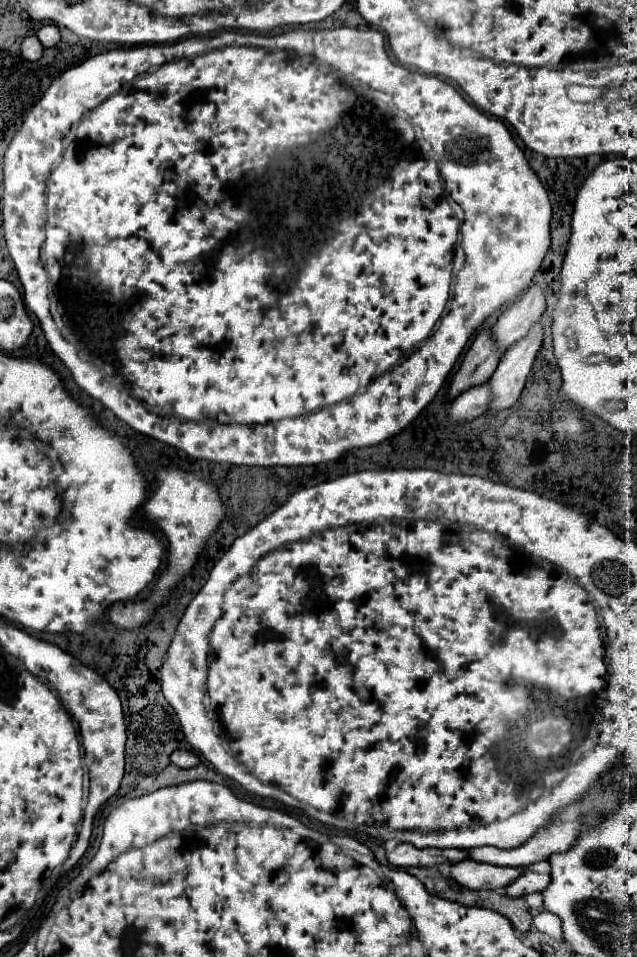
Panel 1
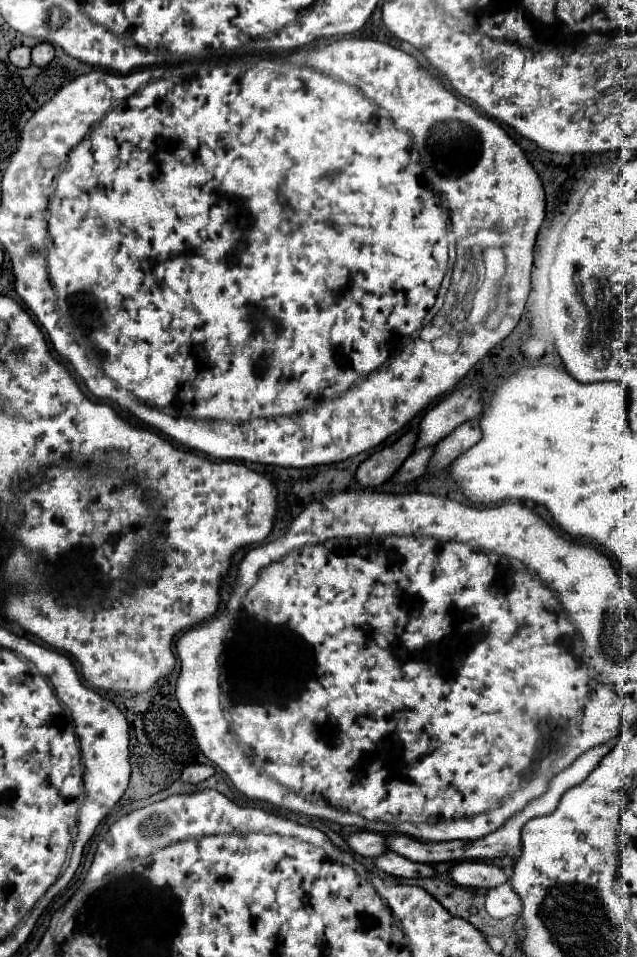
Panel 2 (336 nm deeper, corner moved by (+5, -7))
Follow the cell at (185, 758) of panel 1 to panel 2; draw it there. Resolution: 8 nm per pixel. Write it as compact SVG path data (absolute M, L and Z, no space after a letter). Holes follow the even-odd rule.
M187 765L183 771L181 771L181 779L185 783L201 783L205 781L207 777L211 777L215 773L215 769L211 765Z

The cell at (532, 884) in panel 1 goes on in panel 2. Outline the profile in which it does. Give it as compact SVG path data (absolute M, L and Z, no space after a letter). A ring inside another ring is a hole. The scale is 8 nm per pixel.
M483 861L459 863L451 869L451 877L457 885L471 887L471 889L491 889L491 887L497 887L497 885L509 881L509 877L503 873L503 869L499 869L491 863L483 863Z

